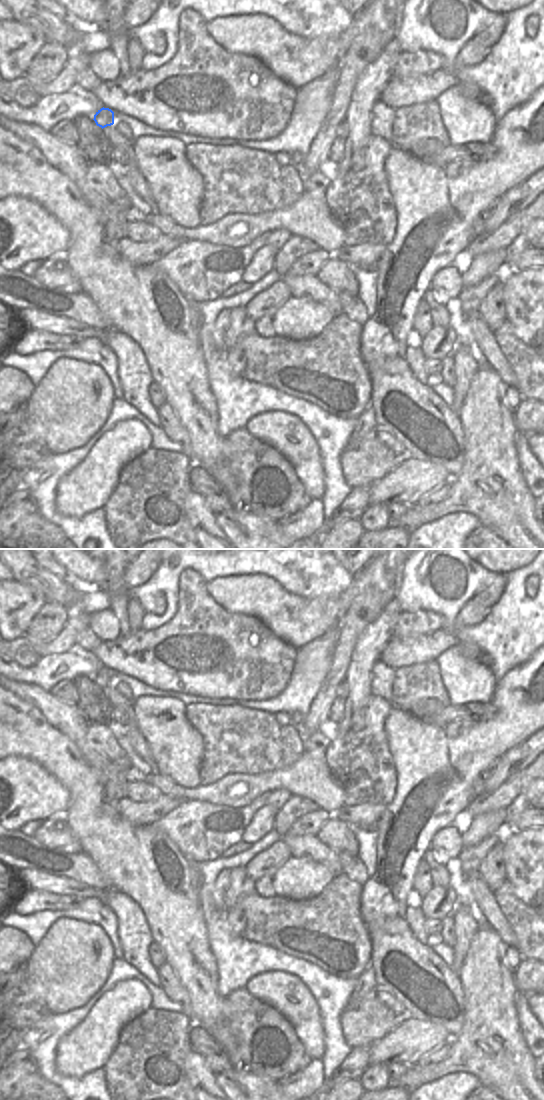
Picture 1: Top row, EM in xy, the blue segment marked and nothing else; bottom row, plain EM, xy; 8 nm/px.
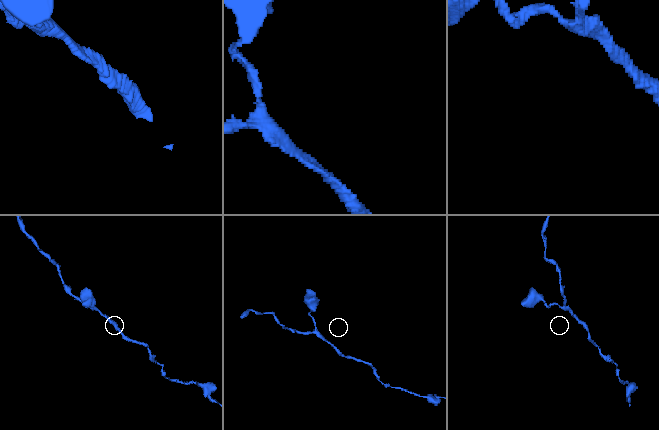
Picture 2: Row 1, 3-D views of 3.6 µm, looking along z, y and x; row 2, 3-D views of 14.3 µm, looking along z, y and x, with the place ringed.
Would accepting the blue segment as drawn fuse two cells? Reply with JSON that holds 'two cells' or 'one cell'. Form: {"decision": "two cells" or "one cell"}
{"decision": "one cell"}

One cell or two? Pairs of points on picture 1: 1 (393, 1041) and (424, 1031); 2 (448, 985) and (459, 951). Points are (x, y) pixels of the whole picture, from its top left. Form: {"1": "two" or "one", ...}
{"1": "one", "2": "two"}

